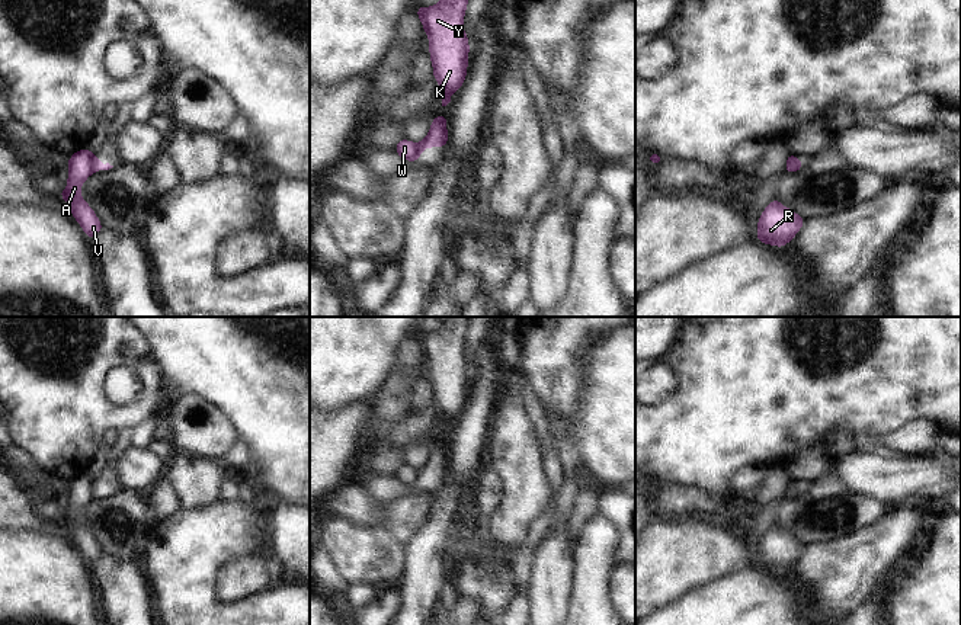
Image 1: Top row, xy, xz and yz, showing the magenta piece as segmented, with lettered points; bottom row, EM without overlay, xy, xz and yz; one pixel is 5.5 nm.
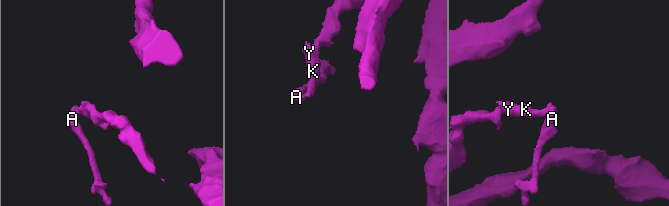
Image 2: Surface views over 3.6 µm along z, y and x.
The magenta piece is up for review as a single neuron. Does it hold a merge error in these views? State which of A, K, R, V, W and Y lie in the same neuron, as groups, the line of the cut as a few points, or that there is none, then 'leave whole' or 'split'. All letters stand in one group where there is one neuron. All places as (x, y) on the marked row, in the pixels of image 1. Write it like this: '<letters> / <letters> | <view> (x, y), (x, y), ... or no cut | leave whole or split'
A R V W / K Y | xy (92, 154), (95, 170) | split

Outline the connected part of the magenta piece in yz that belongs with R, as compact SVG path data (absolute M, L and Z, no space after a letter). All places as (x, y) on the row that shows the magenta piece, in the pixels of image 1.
M776 198L765 208L757 221L757 235L763 244L785 247L801 230L804 218L784 206Z

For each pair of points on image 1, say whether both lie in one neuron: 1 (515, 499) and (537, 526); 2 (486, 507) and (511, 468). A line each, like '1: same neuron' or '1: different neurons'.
1: different neurons
2: different neurons

